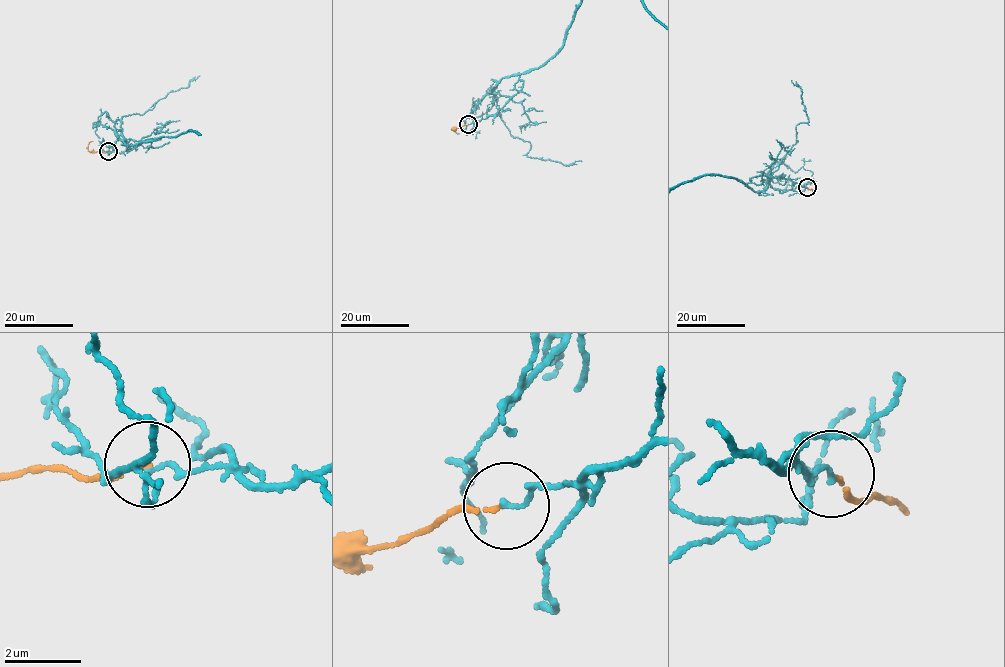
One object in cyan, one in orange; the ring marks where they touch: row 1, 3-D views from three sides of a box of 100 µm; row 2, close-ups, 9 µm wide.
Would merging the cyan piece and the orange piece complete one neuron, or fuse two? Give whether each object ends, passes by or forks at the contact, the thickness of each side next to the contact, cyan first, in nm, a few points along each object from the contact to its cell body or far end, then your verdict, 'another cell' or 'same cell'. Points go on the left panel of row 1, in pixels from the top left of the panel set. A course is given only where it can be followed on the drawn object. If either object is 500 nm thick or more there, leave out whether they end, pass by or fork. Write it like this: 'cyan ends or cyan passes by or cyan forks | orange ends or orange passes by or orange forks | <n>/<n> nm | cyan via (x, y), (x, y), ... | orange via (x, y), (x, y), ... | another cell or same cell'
cyan passes by | orange ends | 80/110 nm | orange via (108, 151), (89, 151), (88, 144), (93, 141) | another cell

